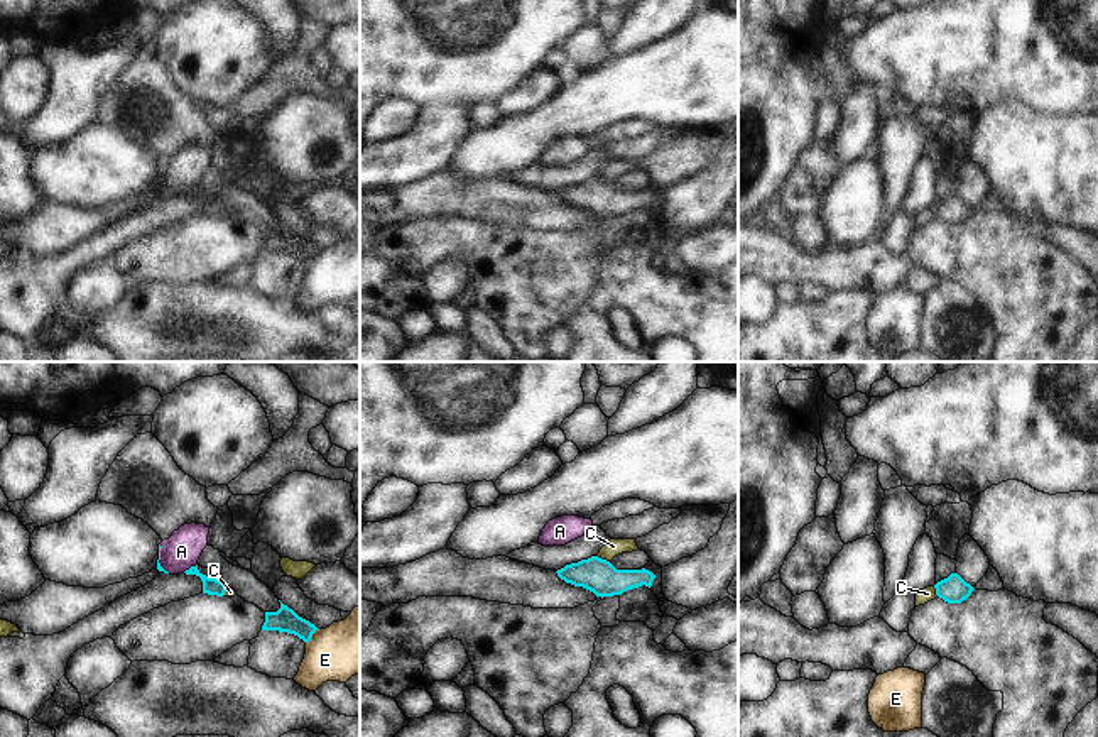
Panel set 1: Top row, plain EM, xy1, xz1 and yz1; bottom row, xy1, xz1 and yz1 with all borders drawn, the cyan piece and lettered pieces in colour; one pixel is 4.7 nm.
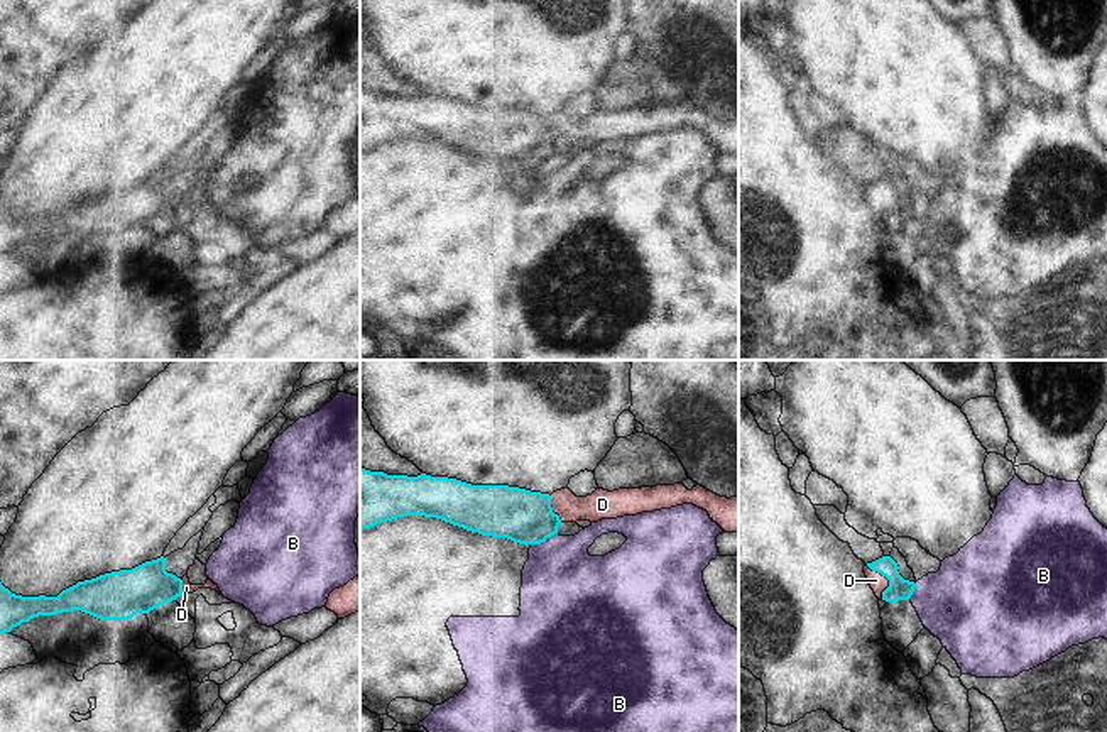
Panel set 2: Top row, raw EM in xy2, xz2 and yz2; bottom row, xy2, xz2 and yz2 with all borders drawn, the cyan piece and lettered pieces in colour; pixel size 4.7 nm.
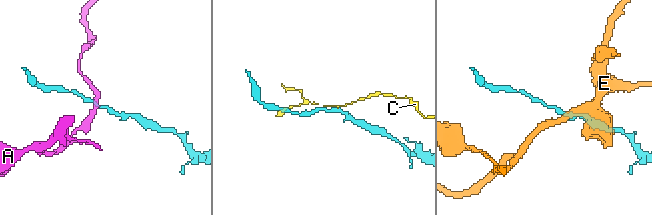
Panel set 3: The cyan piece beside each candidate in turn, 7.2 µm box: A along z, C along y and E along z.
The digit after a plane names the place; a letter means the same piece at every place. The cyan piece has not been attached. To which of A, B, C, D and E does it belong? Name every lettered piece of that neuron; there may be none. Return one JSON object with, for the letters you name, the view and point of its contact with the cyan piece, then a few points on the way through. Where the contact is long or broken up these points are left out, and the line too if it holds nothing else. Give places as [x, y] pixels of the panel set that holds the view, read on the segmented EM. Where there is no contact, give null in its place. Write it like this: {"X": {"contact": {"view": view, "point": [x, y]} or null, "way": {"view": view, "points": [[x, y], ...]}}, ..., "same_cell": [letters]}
{"D": {"contact": {"view": "yz2", "point": [886, 577]}, "way": {"view": "yz2", "points": [[899, 589], [886, 577], [876, 580]]}}, "same_cell": ["D"]}

